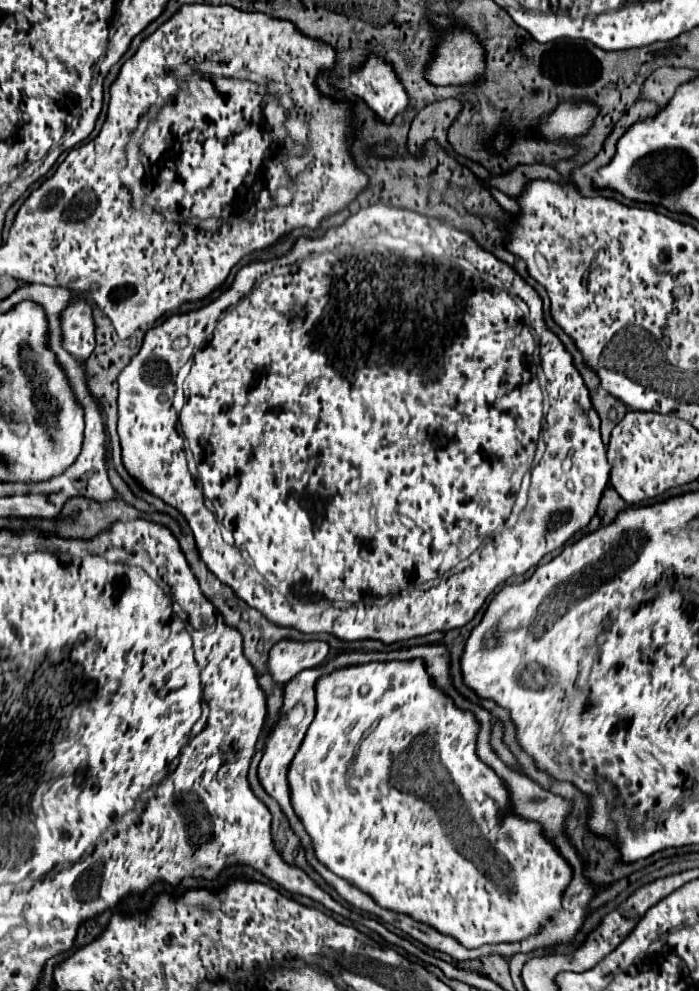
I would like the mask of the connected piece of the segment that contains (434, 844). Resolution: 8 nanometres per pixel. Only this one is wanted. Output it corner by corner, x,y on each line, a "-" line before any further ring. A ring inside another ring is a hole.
422,658
412,660
388,660
388,662
368,662
368,664
354,664
338,668
330,674
324,674
316,680
316,714
312,724
306,730
306,736
292,758
288,766
288,786
290,786
290,800
294,806
296,816
300,818
302,826
306,828
312,850
316,858
336,876
348,880
352,886
368,894
378,906
406,914
418,922
428,924
430,928
438,930
440,934
452,936
456,942
464,944
464,948
480,948
484,944
510,944
510,942
522,942
524,938
530,938
538,934
542,928
548,926
556,918
556,914
562,910
562,896
566,888
572,882
572,866
568,860
560,854
556,844
546,838
544,828
540,822
526,820
520,814
514,816
512,812
512,796
506,786
506,782
488,766
484,764
476,754
476,740
480,732
480,722
476,720
474,712
462,710
454,704
446,692
442,692
432,676
428,674
426,662
-
426,728
434,728
438,732
438,744
434,744
434,736
418,736
418,732
426,732
-
352,756
356,756
356,768
352,768
352,774
348,774
-
420,758
438,758
446,760
446,768
414,768
420,764
-
506,836
512,838
512,842
506,842

